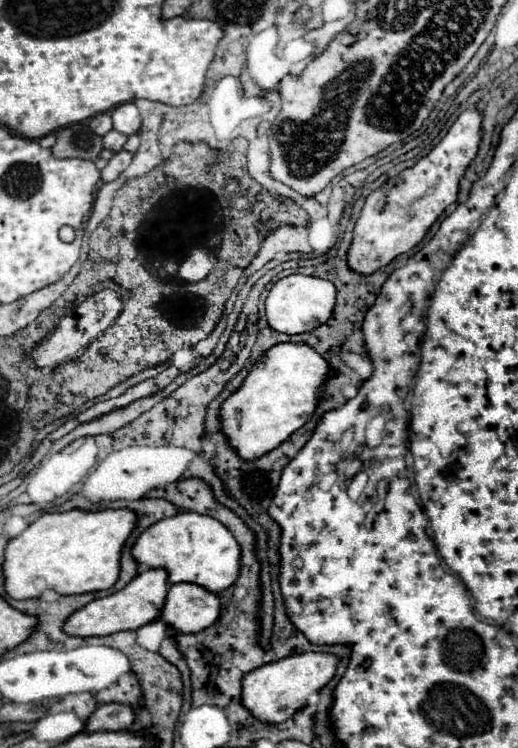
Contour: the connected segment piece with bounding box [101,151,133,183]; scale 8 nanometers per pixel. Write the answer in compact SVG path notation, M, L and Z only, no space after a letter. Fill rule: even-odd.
M119 151L119 153L115 153L115 155L109 159L107 167L101 171L101 179L103 179L105 183L117 179L117 177L129 167L131 159L133 159L133 153L129 153L129 151Z

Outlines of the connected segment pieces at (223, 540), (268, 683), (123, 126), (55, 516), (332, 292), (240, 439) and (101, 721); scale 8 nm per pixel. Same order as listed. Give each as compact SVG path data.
M181 511L157 521L141 533L131 553L143 569L167 569L171 585L197 583L213 593L229 589L241 571L241 547L233 533L221 521L195 511Z
M309 651L309 653L289 655L285 659L257 667L249 675L245 675L243 703L259 721L281 723L291 715L295 715L299 709L303 709L307 705L307 697L317 693L321 687L325 687L333 679L337 665L339 665L337 655Z
M123 103L119 107L115 107L111 111L113 117L113 129L125 133L125 135L133 135L141 129L141 115L139 109L135 107L135 103Z
M69 509L65 513L45 513L33 521L21 535L11 539L5 551L5 591L13 599L33 599L41 597L41 581L61 593L61 595L79 595L87 591L103 591L117 583L121 571L121 549L137 525L137 515L131 509L101 509L101 511L83 511Z
M307 275L283 277L267 293L267 299L265 299L267 321L275 331L289 333L289 335L313 331L315 327L329 321L335 307L335 297L337 297L337 289L327 279L307 277Z
M277 343L251 367L243 385L223 403L221 419L241 459L257 459L301 429L319 405L319 391L335 369L307 343Z
M107 703L87 719L87 731L119 731L129 729L135 721L135 711L131 705Z

